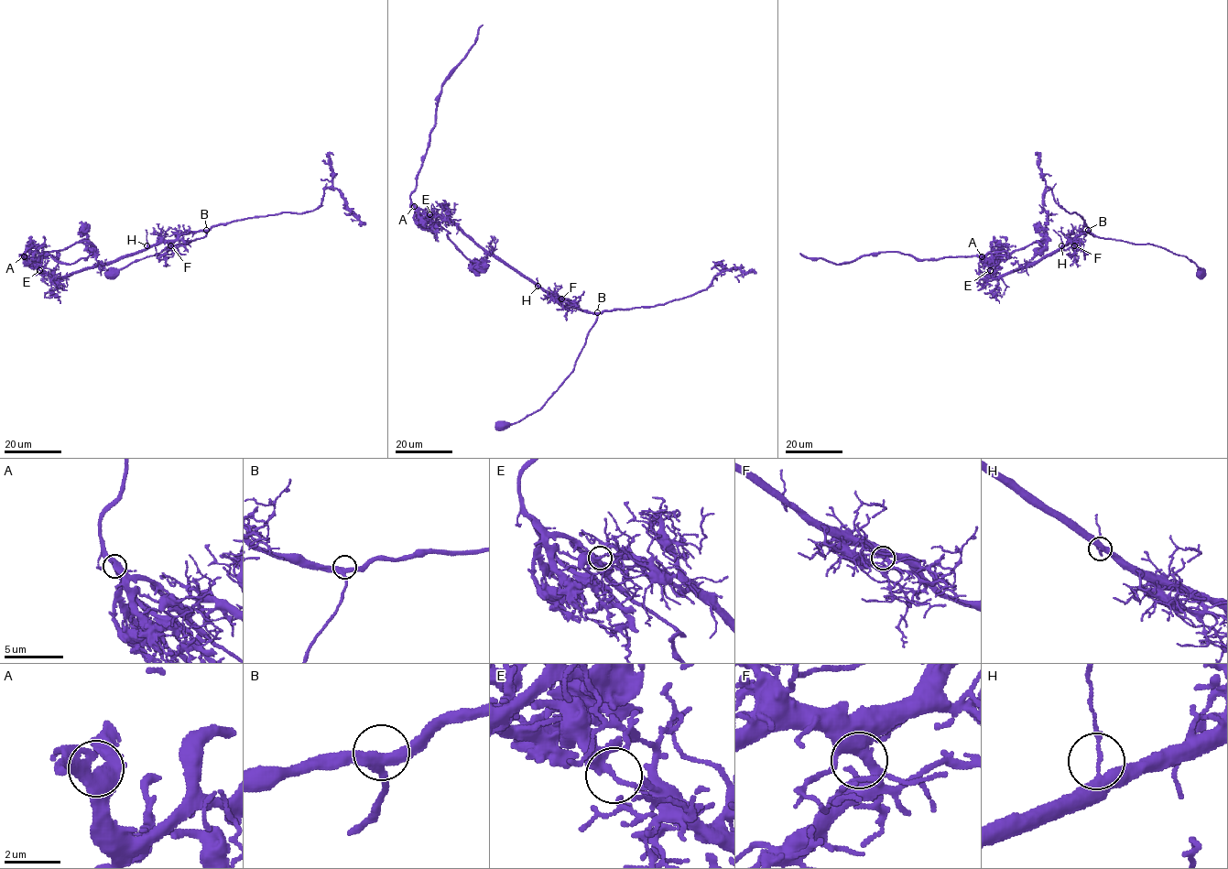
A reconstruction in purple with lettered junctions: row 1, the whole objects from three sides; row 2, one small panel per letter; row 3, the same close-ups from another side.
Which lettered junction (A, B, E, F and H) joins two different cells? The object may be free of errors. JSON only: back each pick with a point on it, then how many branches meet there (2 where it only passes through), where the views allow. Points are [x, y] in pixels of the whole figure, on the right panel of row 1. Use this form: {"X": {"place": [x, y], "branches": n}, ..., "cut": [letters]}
{"E": {"place": [990, 270], "branches": 3}, "cut": ["E"]}

